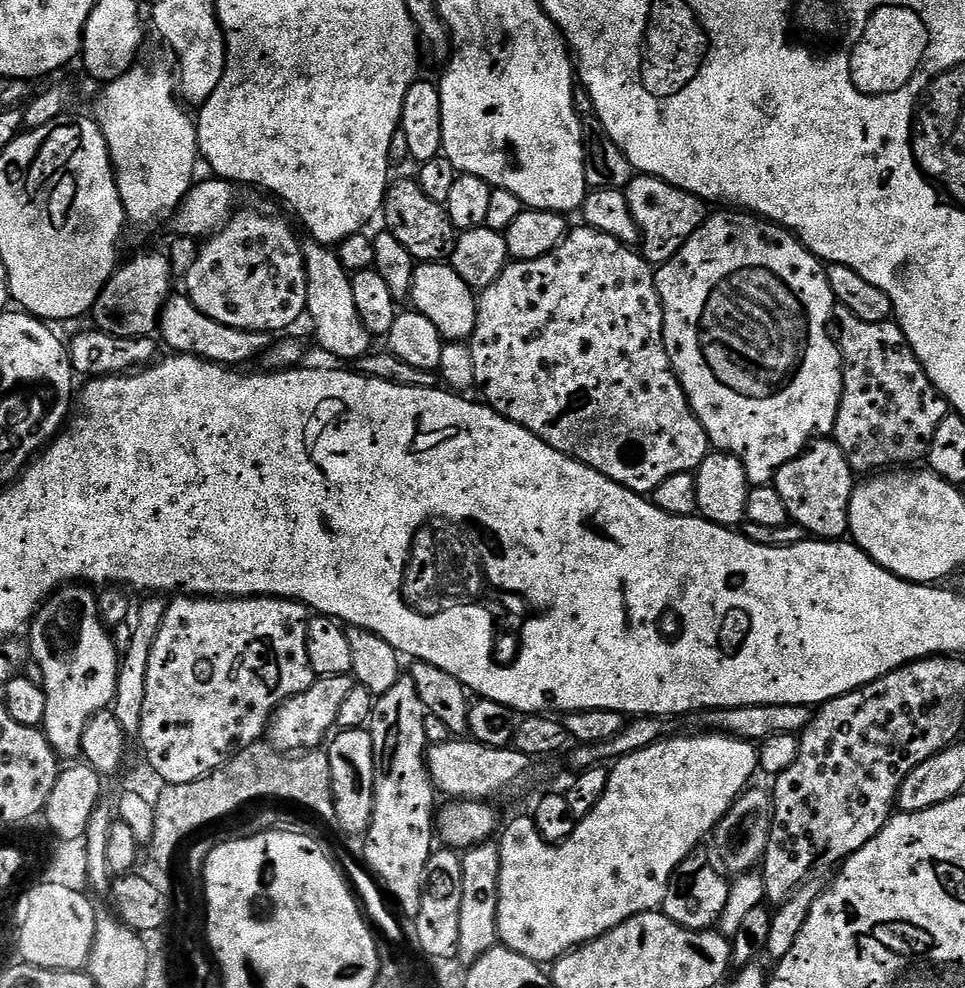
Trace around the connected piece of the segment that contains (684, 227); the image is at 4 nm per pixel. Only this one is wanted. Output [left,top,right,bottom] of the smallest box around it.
[623,175,710,266]

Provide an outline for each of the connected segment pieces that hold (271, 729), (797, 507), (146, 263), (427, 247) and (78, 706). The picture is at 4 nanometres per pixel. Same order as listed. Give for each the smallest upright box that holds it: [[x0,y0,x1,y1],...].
[[267,675,353,754],[774,438,854,542],[95,251,173,337],[382,179,458,262],[26,586,120,762]]

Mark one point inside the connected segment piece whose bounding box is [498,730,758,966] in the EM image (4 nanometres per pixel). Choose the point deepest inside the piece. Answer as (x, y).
(660, 801)

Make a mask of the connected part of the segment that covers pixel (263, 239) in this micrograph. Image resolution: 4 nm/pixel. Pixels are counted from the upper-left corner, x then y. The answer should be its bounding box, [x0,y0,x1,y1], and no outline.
[182,211,308,334]

